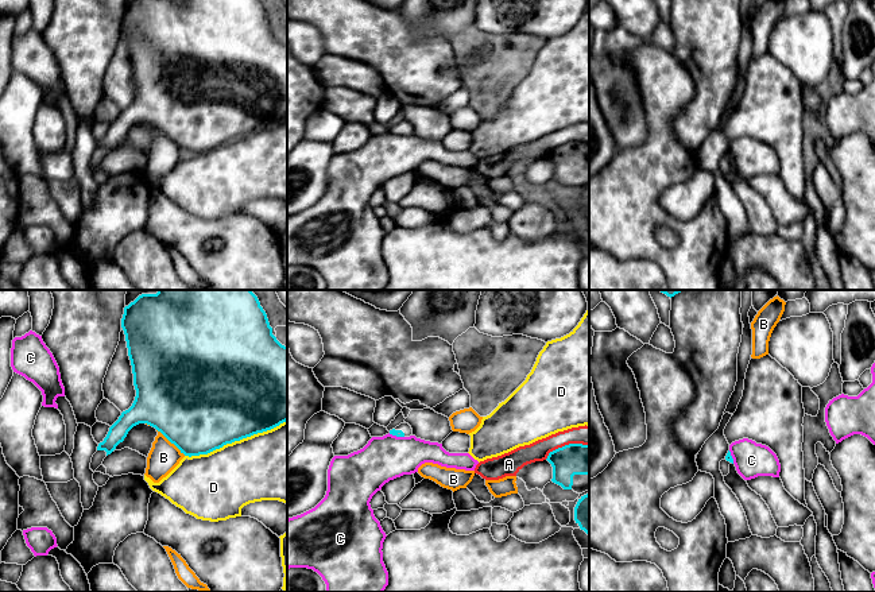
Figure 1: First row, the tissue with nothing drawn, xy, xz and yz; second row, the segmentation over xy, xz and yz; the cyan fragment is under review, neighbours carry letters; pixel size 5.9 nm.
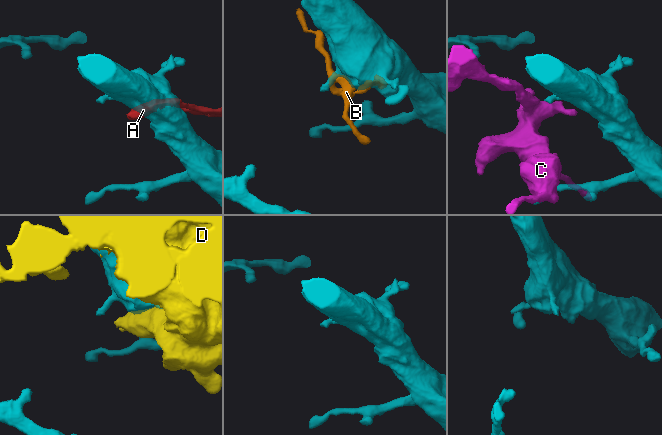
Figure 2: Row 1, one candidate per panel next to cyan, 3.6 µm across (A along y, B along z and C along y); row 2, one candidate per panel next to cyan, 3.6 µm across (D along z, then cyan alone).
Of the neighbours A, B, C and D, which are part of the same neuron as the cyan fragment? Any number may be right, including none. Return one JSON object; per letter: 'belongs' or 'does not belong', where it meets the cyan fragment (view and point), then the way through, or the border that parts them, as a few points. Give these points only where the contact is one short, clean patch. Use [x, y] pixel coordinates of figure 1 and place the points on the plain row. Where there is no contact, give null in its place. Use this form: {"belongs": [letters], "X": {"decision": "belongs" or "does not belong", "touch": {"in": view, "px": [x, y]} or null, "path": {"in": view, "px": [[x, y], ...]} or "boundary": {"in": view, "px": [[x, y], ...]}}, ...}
{"belongs": [], "A": {"decision": "does not belong", "touch": {"in": "xz", "px": [565, 143]}}, "B": {"decision": "does not belong", "touch": {"in": "xy", "px": [171, 140]}, "boundary": {"in": "xy", "px": [[157, 127], [185, 153]]}}, "C": {"decision": "does not belong", "touch": {"in": "xz", "px": [397, 134]}}, "D": {"decision": "does not belong", "touch": {"in": "xy", "px": [235, 138]}}}

